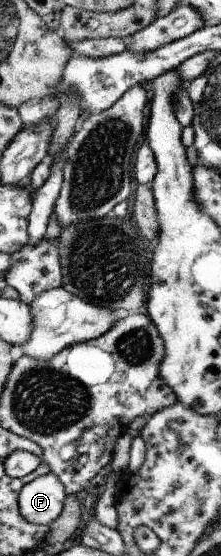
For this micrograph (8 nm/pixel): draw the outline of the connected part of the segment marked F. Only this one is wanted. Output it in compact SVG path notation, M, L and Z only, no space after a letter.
M49 471L21 488L18 495L19 511L29 523L50 525L61 515L66 497L65 485Z

